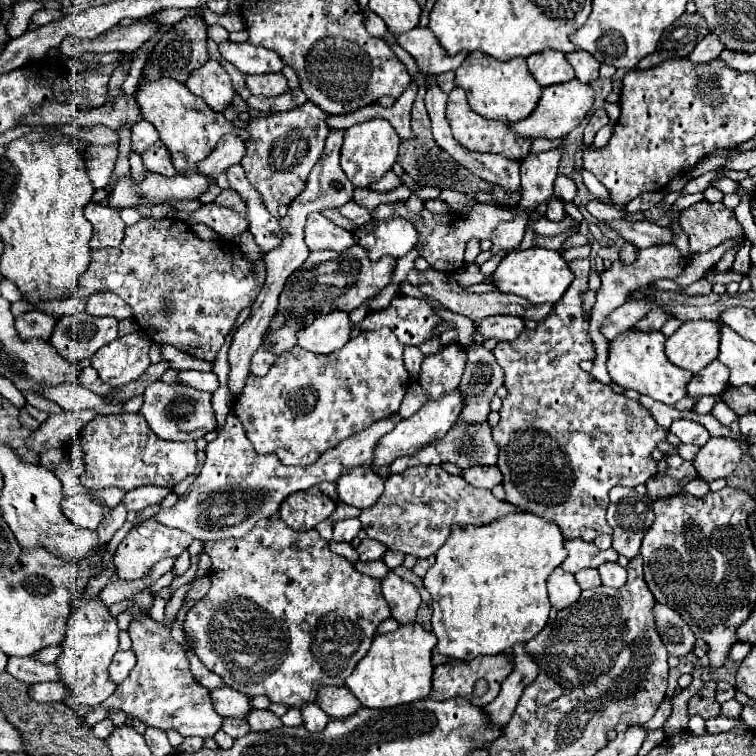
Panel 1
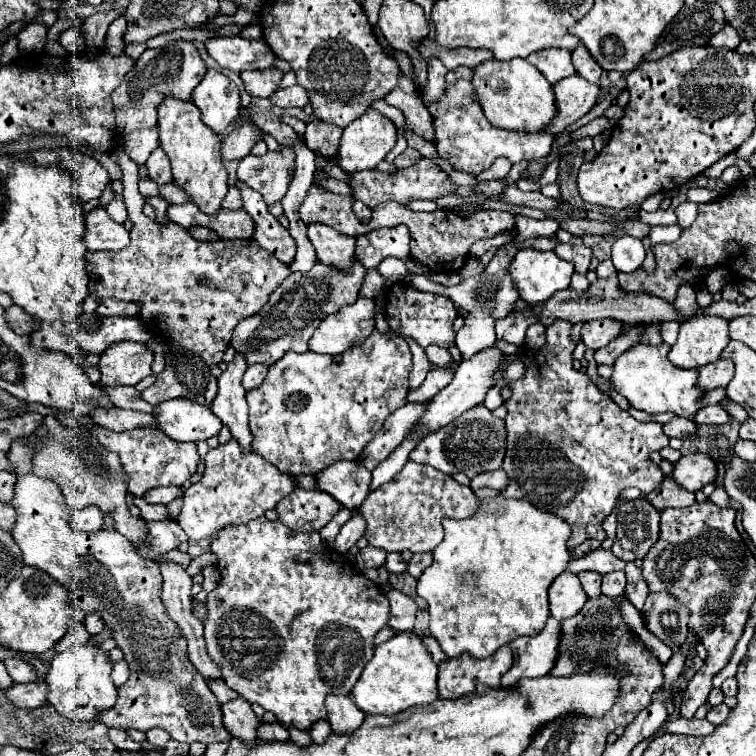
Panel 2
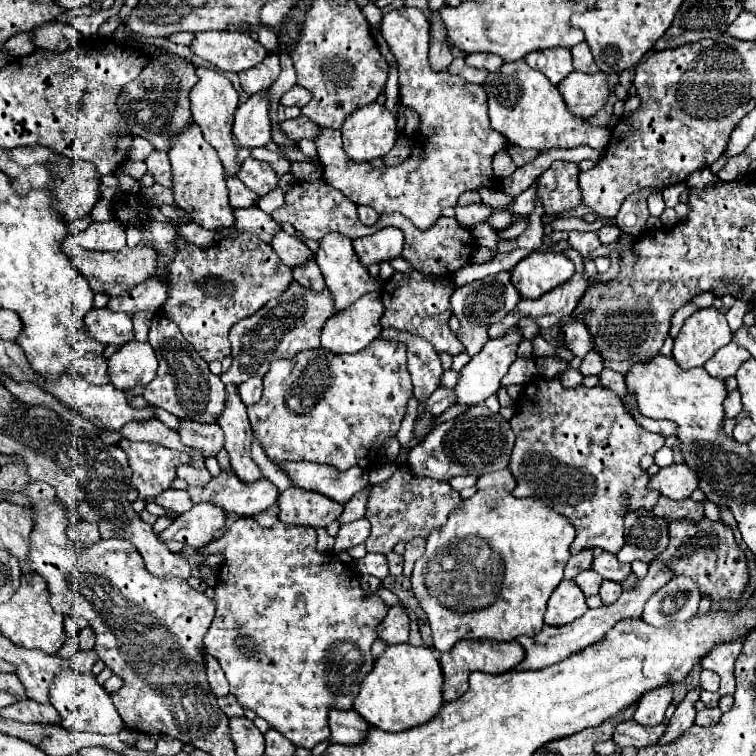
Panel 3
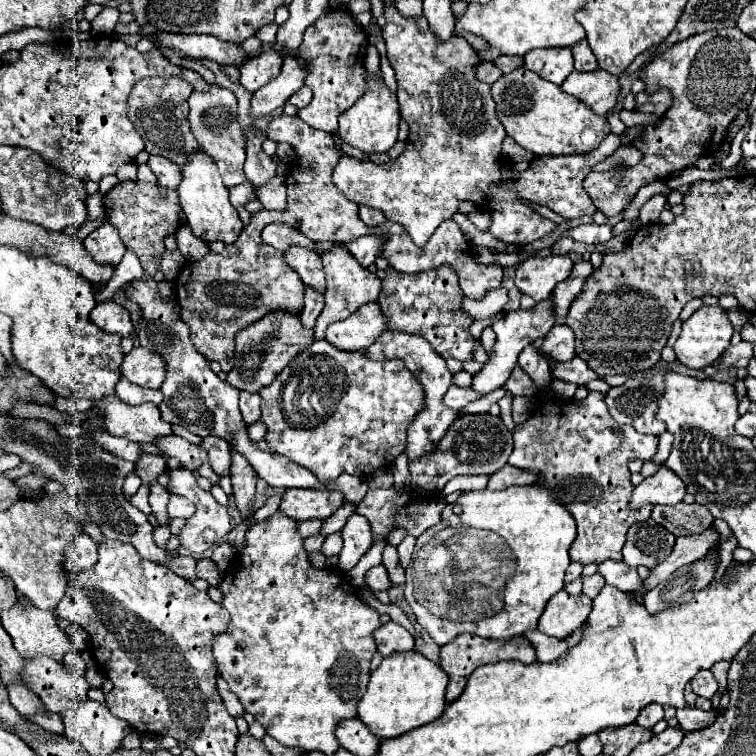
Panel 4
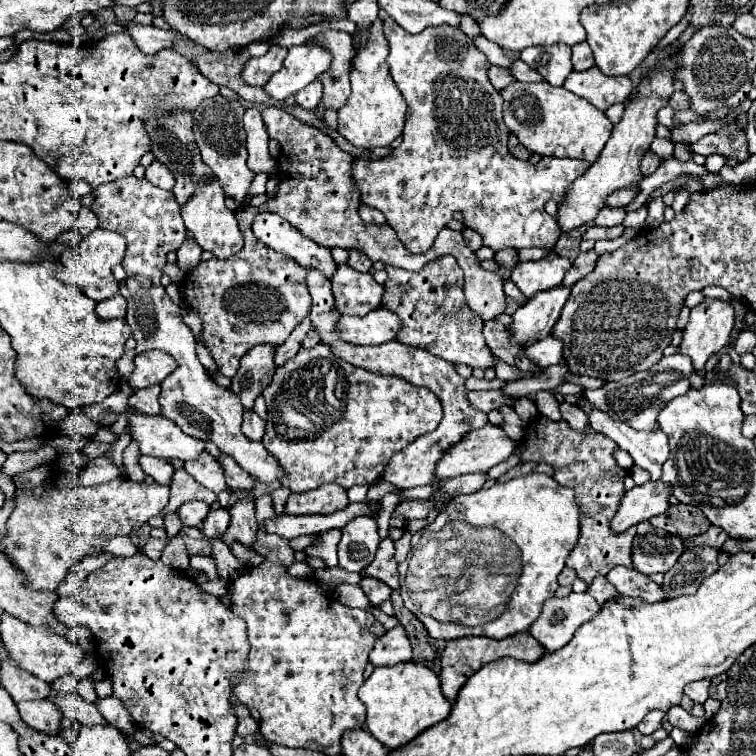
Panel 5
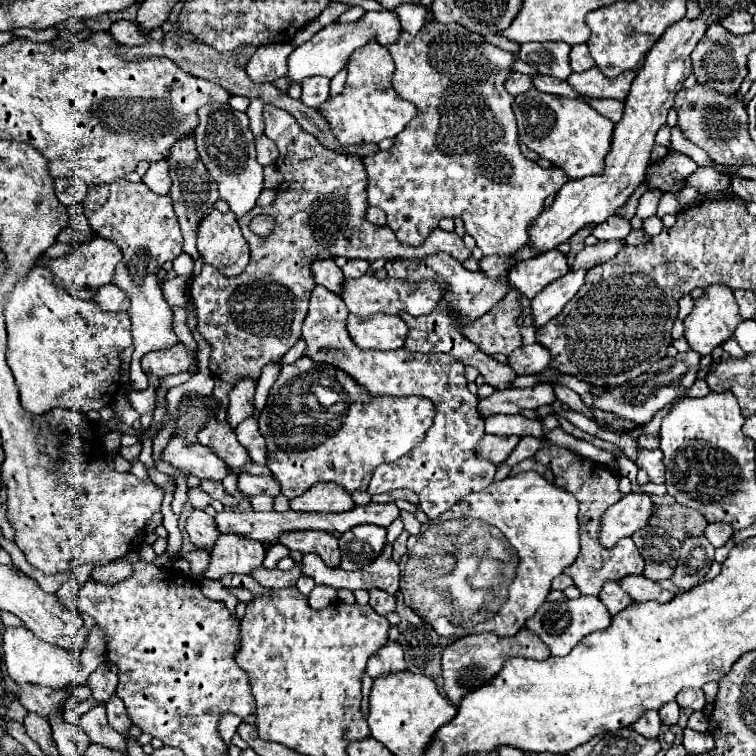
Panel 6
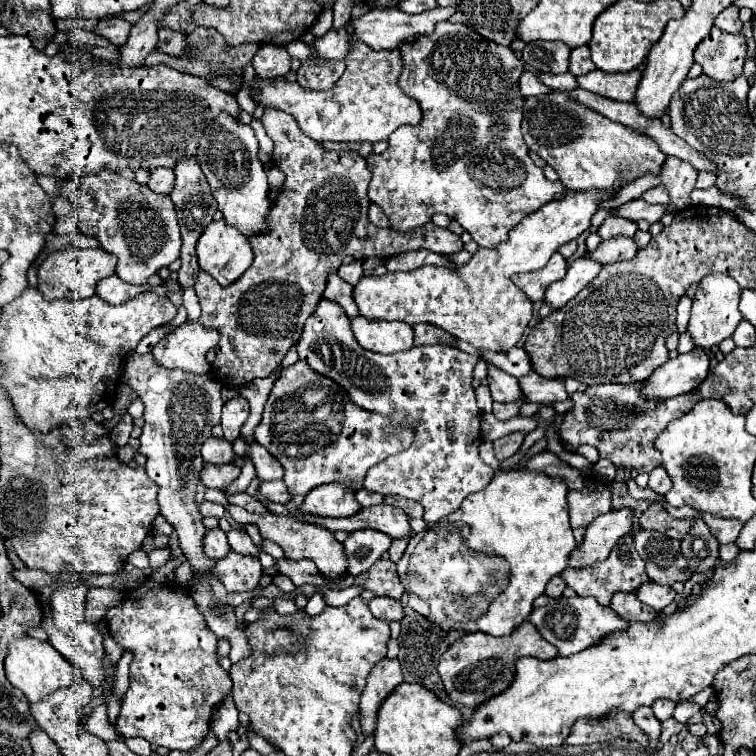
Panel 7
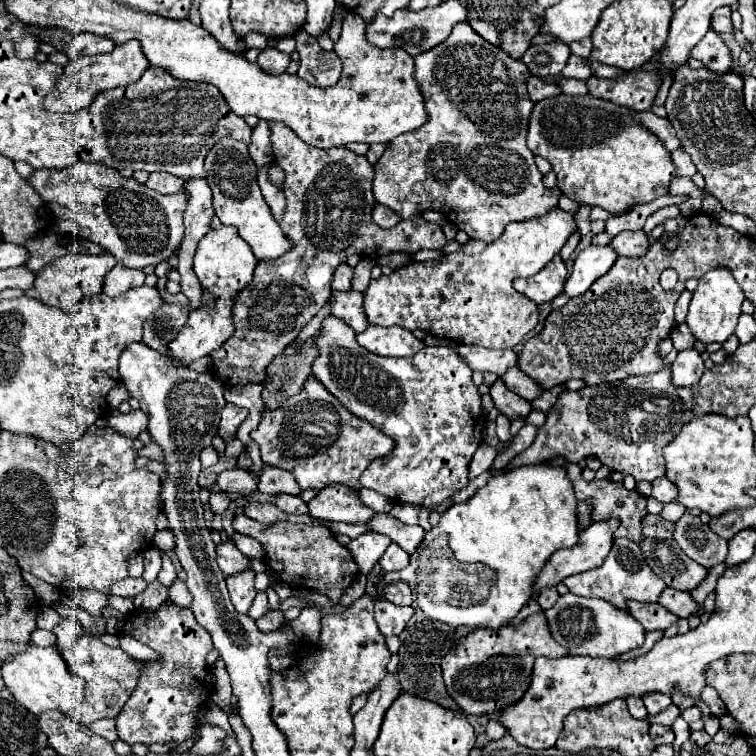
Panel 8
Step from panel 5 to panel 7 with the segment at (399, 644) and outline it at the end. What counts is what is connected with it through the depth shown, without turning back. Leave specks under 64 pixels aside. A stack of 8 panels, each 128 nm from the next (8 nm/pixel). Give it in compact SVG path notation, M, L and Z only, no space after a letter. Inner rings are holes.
M384 658L380 660L368 676L368 684L360 698L360 728L364 738L372 736L376 730L376 714L380 704L392 694L396 686L402 684L400 662Z

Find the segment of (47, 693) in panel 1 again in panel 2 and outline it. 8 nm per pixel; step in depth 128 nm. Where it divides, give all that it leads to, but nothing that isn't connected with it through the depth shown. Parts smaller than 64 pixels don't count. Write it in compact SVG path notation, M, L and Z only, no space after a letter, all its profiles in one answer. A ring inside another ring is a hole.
M12 684L8 690L4 690L4 696L16 708L38 708L46 704L46 684Z

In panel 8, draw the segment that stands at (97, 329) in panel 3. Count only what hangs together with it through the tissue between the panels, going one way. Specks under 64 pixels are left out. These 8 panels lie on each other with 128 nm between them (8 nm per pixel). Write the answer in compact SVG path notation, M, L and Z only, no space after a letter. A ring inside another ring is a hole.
M120 262L108 272L106 280L104 280L104 294L108 296L120 296L124 294L128 288L134 286L142 286L144 284L146 274L142 270L132 270L132 268L124 268Z

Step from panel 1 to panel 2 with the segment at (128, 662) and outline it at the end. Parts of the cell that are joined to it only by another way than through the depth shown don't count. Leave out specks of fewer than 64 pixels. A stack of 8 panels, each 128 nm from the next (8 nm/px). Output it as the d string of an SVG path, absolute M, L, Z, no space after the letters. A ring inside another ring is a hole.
M126 660L116 662L114 668L112 668L112 680L114 680L114 684L116 684L116 686L122 686L122 684L128 680L128 676L130 676L130 670L128 670Z

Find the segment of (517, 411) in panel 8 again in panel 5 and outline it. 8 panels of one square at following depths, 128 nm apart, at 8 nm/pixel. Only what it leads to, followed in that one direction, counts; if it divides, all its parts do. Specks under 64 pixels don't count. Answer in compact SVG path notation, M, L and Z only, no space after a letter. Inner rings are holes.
M500 250L494 256L494 262L498 264L498 274L502 278L502 282L506 282L510 278L510 270L516 266L518 262L518 252L516 250ZM440 256L438 260L428 262L420 272L408 272L402 268L386 266L388 280L384 284L386 294L382 298L382 306L392 310L402 320L402 330L398 332L398 340L408 346L424 348L434 356L440 356L454 364L466 364L470 368L494 368L494 356L488 350L480 316L468 308L464 298L464 276L454 256Z

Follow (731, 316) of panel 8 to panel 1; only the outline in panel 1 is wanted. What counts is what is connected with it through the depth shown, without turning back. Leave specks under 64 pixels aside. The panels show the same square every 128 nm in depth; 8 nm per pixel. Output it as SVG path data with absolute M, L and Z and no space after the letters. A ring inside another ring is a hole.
M684 322L666 340L666 356L672 364L696 374L718 358L718 346L720 322Z

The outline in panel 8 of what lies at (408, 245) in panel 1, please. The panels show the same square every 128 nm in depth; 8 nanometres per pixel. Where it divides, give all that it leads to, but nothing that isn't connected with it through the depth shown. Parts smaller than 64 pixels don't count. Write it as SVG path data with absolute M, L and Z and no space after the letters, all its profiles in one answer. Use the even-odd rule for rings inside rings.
M340 264L340 266L336 268L336 272L334 272L332 290L338 290L338 292L346 292L346 290L350 290L352 276L354 276L354 270L352 270L348 264Z

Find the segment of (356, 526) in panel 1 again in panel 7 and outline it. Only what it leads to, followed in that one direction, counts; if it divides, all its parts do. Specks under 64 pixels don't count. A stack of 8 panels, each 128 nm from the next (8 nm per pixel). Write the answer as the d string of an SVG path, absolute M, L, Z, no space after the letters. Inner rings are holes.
M358 530L352 532L346 542L346 556L348 556L348 574L358 576L366 572L392 544L390 536L384 536L382 532L376 530Z

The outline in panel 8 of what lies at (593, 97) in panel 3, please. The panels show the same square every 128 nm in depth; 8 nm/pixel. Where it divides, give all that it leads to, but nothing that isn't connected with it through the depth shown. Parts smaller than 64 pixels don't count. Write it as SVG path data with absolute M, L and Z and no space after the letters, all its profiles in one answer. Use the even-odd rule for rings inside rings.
M632 70L624 72L618 78L606 80L590 76L586 80L588 90L596 98L610 100L620 106L628 106L636 112L644 112L652 106L656 92L660 88L660 76L656 70Z

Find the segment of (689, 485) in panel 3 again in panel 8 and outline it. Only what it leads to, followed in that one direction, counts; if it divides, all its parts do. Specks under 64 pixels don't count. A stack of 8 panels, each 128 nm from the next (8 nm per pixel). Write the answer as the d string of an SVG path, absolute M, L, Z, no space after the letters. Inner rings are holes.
M606 520L598 524L594 522L580 532L580 540L576 546L556 550L540 570L540 576L536 576L534 594L538 594L542 588L556 586L572 574L580 574L600 566L612 548L616 528L618 520Z

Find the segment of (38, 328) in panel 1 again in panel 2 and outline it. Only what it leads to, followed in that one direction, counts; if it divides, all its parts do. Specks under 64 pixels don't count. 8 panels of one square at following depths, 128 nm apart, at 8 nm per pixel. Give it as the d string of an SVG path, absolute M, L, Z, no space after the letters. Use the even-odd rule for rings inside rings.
M20 306L6 308L6 320L8 320L8 326L20 336L28 336L34 328L34 318L28 316Z

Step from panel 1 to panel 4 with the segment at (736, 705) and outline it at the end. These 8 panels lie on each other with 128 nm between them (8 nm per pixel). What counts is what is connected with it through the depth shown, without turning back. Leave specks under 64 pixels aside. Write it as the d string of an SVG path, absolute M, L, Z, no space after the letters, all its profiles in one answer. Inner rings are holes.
M678 708L676 718L684 732L694 732L694 730L700 730L700 728L706 728L708 724L712 724L712 720L716 718L716 712L714 710L704 712L698 708Z

